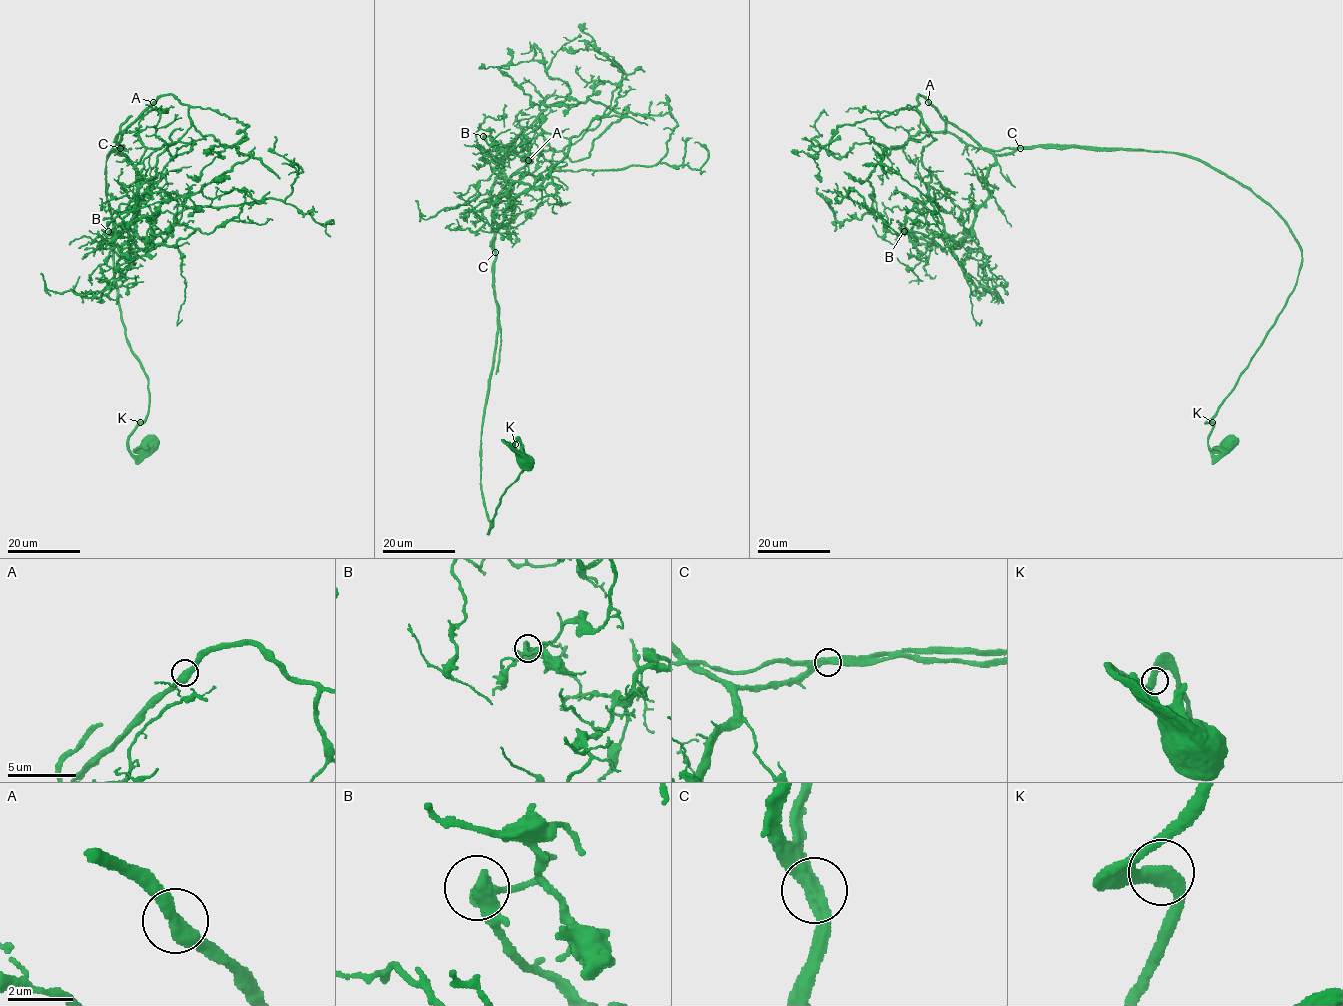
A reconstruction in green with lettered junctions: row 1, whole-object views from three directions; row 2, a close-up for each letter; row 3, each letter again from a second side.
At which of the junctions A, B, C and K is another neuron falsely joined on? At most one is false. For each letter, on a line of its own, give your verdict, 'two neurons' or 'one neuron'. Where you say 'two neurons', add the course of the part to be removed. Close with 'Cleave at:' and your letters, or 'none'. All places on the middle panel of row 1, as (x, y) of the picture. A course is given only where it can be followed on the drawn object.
A: one neuron
B: one neuron
C: two neurons; course (495, 252), (491, 188), (502, 158), (570, 92), (547, 74), (533, 45), (532, 60)
K: one neuron
Cleave at: C

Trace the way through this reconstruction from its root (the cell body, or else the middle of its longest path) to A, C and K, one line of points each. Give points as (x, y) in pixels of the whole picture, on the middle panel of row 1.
A: (526, 461), (503, 440), (520, 443), (524, 464), (488, 533), (480, 433), (497, 330), (493, 210), (528, 160)
C: (526, 461), (503, 440), (520, 443), (524, 464), (500, 497), (488, 533), (480, 433), (497, 330), (495, 252)
K: (526, 461), (503, 440), (512, 446), (515, 444)

